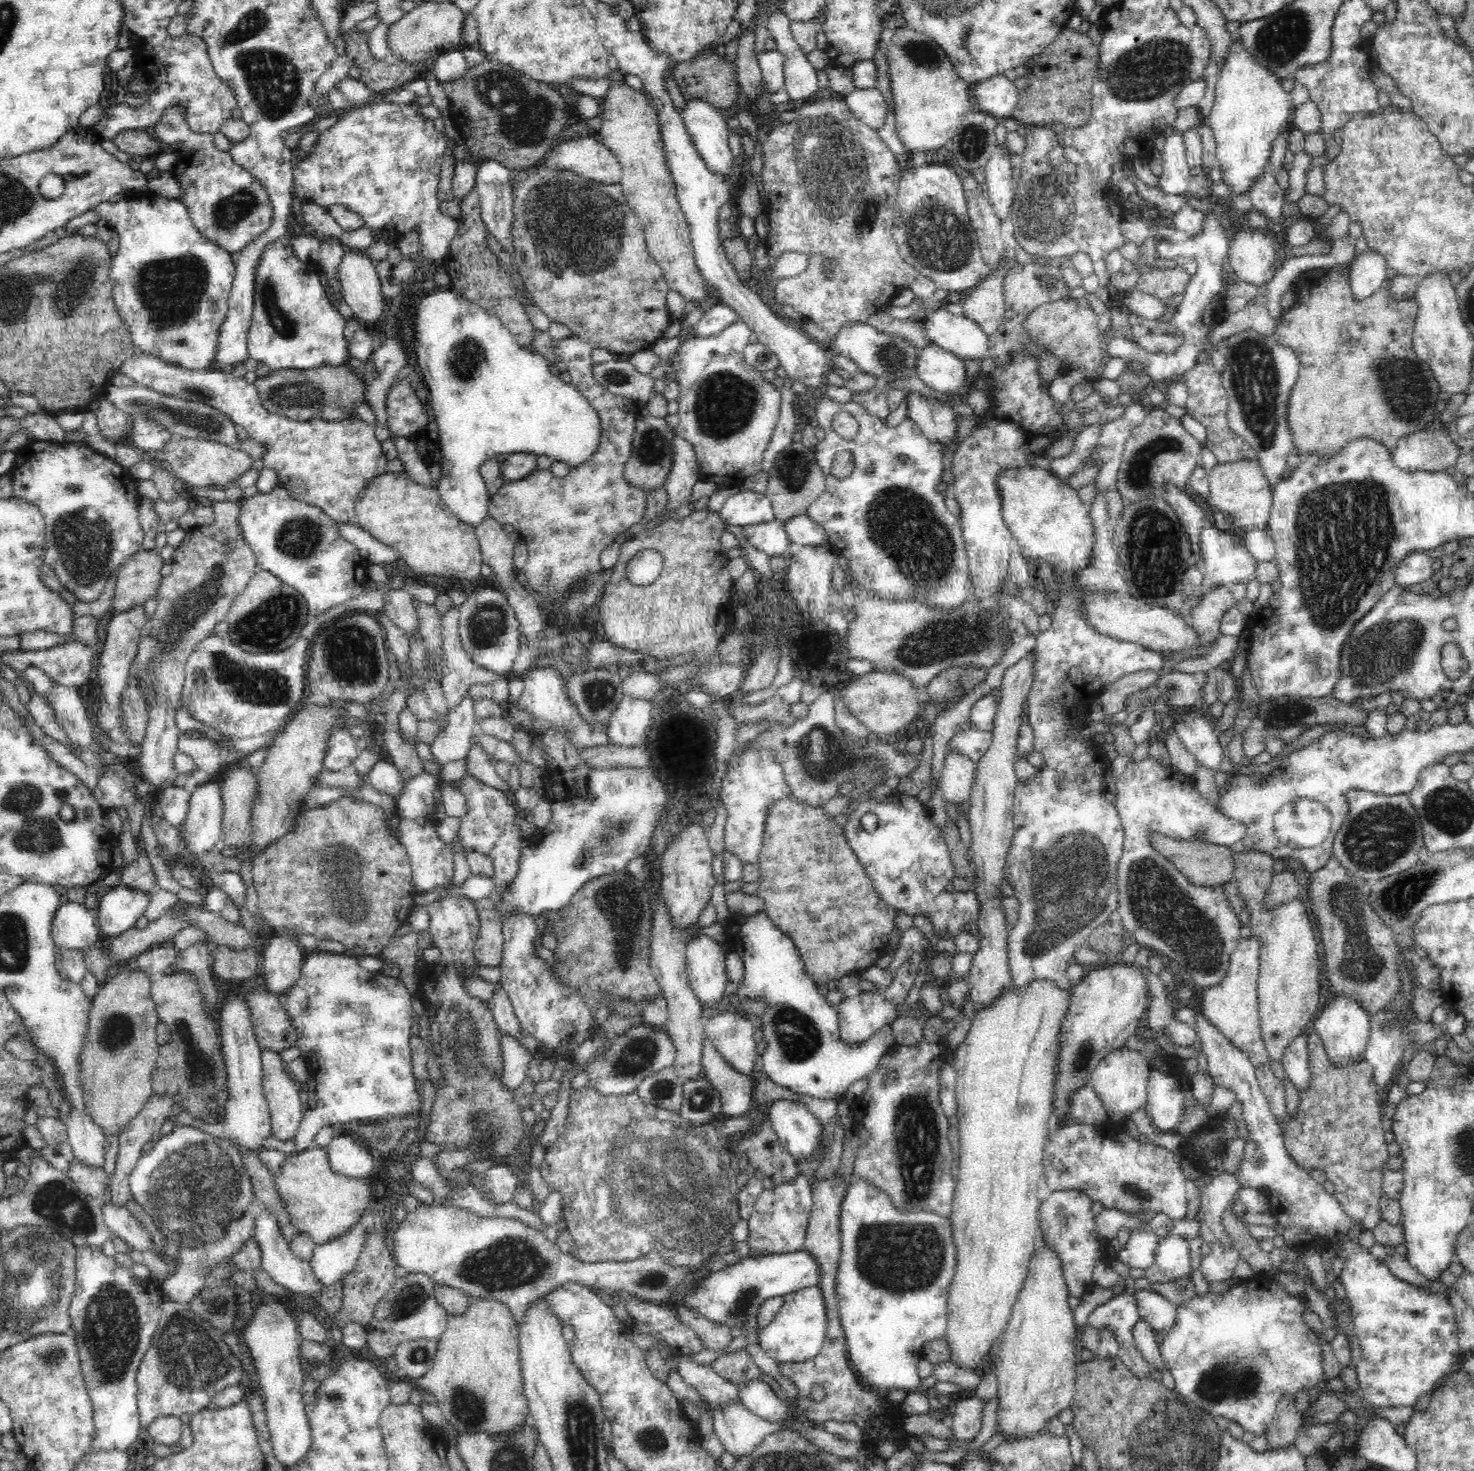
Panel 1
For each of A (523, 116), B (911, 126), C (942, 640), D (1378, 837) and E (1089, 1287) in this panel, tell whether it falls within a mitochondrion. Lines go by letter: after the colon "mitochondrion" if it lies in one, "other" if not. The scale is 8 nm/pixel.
A: mitochondrion
B: other
C: mitochondrion
D: mitochondrion
E: other

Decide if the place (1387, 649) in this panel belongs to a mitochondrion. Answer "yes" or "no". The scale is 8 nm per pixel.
yes

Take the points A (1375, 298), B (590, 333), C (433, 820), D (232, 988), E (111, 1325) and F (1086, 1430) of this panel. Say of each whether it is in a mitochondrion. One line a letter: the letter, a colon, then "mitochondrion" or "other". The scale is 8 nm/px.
A: other
B: other
C: other
D: other
E: mitochondrion
F: other

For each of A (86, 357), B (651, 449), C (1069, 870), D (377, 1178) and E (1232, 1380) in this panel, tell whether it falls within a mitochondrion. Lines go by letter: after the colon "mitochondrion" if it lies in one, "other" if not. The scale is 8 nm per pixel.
A: other
B: mitochondrion
C: mitochondrion
D: other
E: mitochondrion

